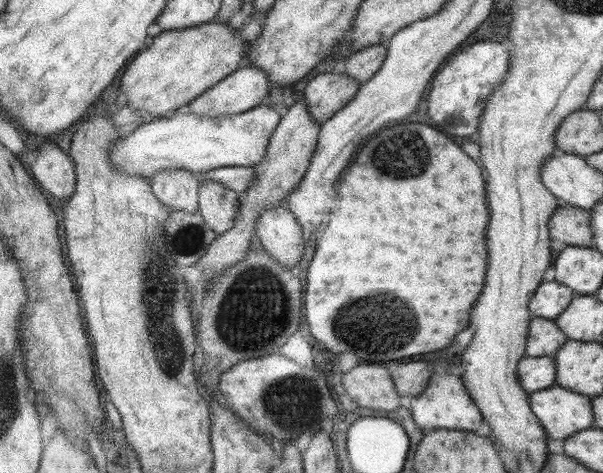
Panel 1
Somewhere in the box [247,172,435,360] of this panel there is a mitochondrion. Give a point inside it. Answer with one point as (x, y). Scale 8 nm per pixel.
(361, 323)

